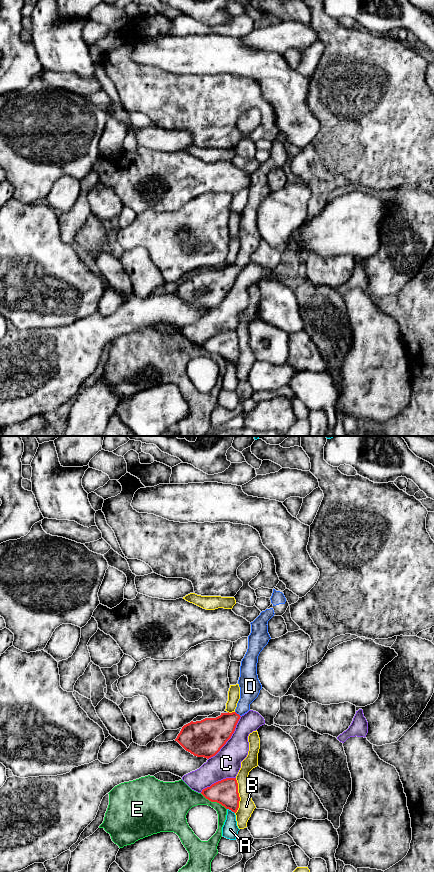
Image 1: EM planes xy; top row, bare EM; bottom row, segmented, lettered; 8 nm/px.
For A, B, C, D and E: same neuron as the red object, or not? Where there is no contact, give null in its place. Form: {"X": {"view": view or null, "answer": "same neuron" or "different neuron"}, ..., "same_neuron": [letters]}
{"A": {"view": "xy", "answer": "different neuron"}, "B": {"view": "xy", "answer": "different neuron"}, "C": {"view": "xy", "answer": "different neuron"}, "D": {"view": "xy", "answer": "same neuron"}, "E": {"view": "xy", "answer": "different neuron"}, "same_neuron": ["D"]}

